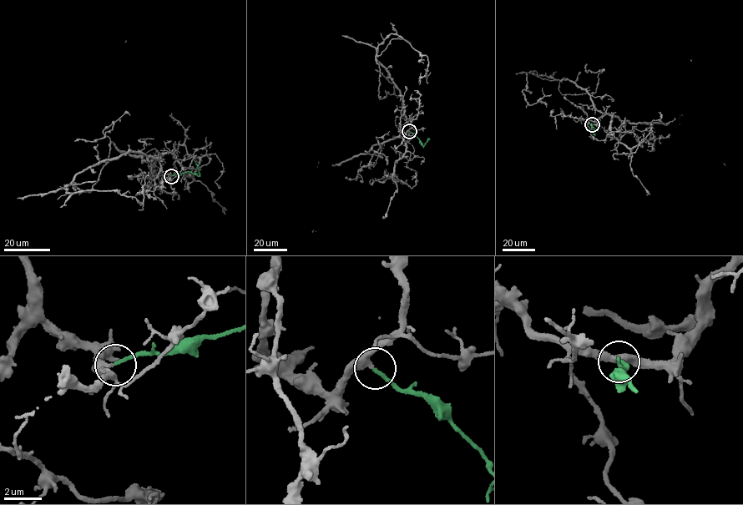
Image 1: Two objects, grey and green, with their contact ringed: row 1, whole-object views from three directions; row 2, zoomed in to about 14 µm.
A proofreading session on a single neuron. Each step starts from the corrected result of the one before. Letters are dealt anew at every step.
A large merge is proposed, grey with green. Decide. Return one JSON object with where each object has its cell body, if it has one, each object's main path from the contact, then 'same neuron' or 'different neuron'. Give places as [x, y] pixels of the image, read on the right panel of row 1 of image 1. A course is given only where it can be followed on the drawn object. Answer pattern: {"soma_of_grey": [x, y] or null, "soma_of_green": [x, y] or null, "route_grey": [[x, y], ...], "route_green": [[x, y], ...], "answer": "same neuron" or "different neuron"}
{"soma_of_grey": null, "soma_of_green": null, "route_grey": [[592, 124], [602, 113], [586, 90], [564, 78], [558, 87], [593, 94], [601, 72], [586, 64]], "route_green": [[592, 124], [593, 133], [591, 123]], "answer": "same neuron"}

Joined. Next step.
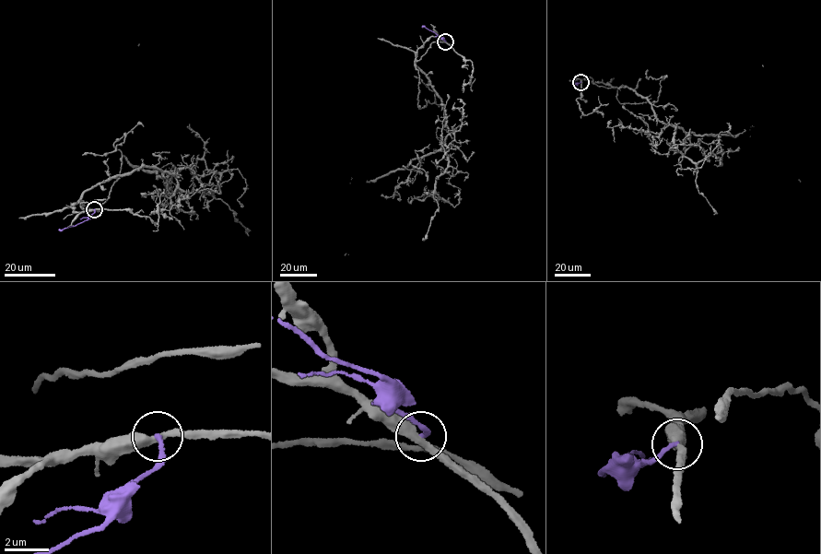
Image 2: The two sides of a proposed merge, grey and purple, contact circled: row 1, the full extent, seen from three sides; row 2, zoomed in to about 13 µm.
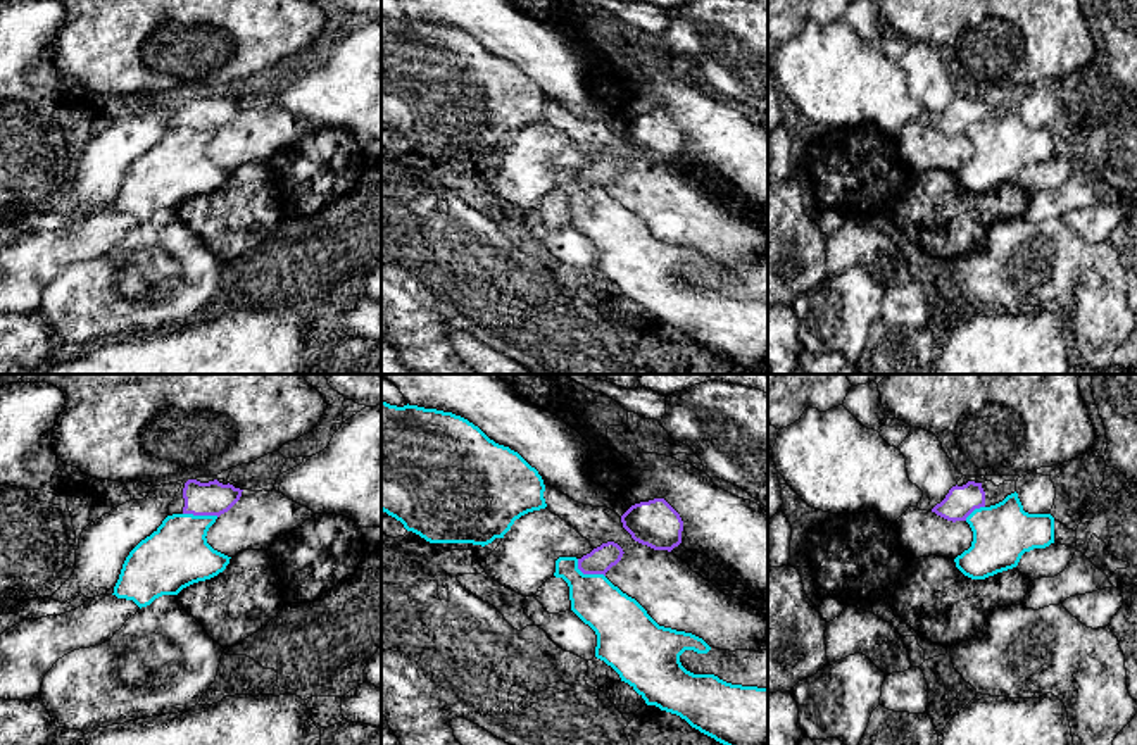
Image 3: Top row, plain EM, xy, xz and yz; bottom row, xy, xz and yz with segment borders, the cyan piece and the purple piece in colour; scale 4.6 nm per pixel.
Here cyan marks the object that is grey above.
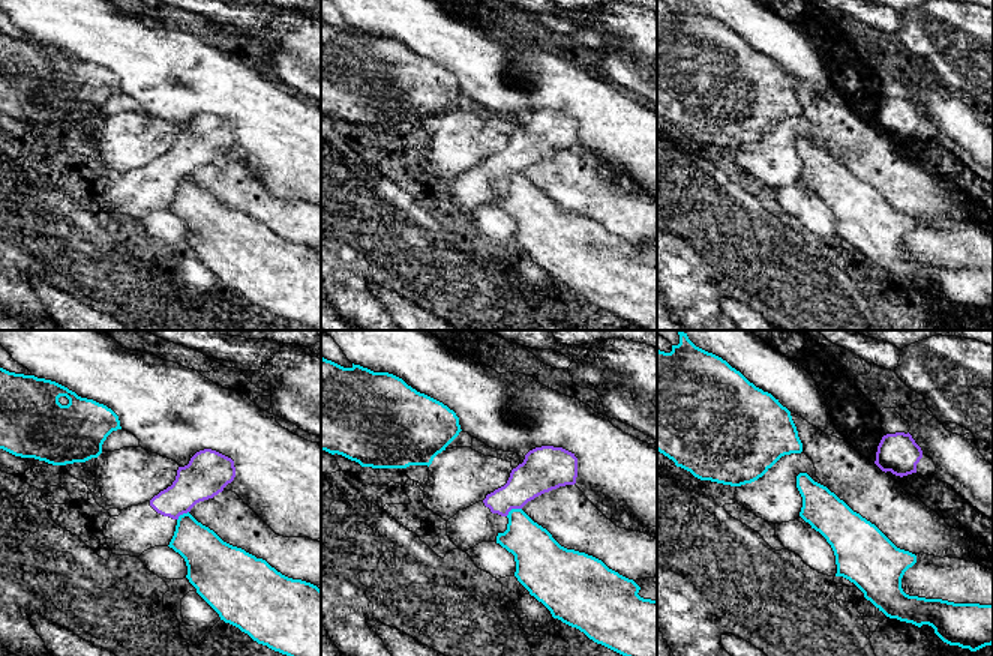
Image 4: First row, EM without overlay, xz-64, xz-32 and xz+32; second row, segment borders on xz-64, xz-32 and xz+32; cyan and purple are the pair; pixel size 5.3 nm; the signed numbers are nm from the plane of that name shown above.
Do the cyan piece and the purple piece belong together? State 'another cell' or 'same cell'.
another cell

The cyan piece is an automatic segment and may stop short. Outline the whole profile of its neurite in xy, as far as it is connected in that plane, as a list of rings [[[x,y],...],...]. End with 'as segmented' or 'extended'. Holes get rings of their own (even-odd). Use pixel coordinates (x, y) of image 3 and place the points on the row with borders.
[[[167,516],[150,536],[129,552],[112,595],[133,600],[141,609],[162,595],[178,595],[183,588],[223,573],[231,557],[214,550],[205,538],[216,519],[217,516]]]; as segmented

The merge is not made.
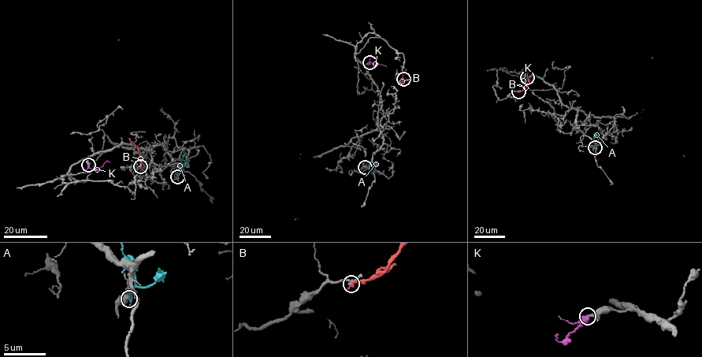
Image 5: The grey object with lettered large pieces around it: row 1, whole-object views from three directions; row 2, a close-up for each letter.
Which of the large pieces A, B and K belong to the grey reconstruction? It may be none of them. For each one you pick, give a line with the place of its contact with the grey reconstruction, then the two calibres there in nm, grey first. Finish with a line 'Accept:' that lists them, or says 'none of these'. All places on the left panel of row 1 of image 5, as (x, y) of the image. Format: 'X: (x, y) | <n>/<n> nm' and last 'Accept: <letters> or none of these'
K: (88, 165) | 280/600 nm
Accept: K

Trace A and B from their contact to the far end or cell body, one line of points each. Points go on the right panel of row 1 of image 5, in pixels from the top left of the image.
A: (595, 147), (594, 135), (597, 135)
B: (518, 91), (525, 89), (529, 82), (526, 72)

